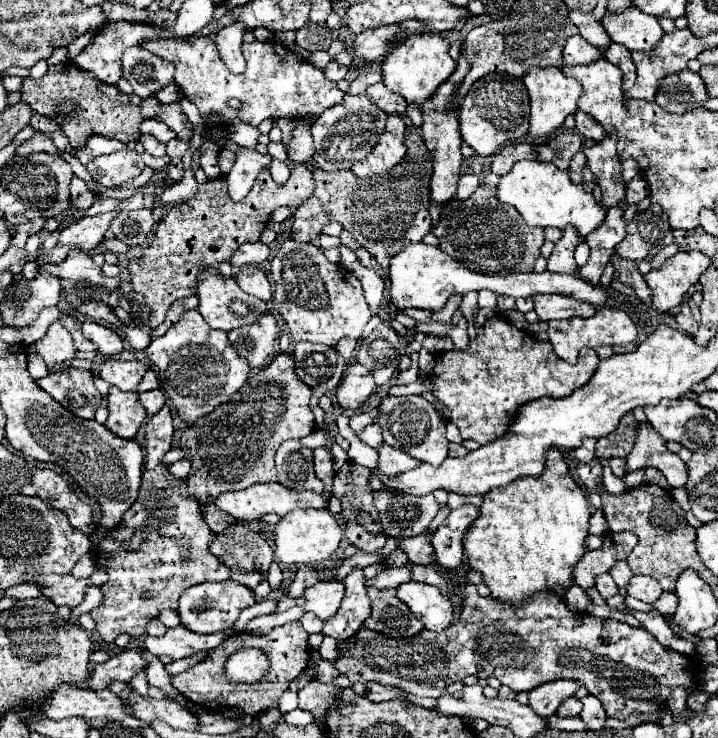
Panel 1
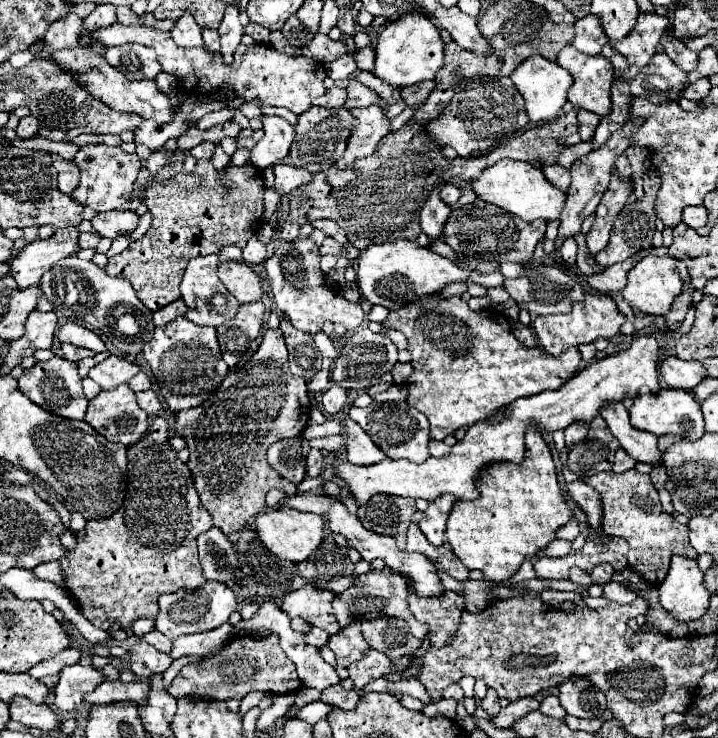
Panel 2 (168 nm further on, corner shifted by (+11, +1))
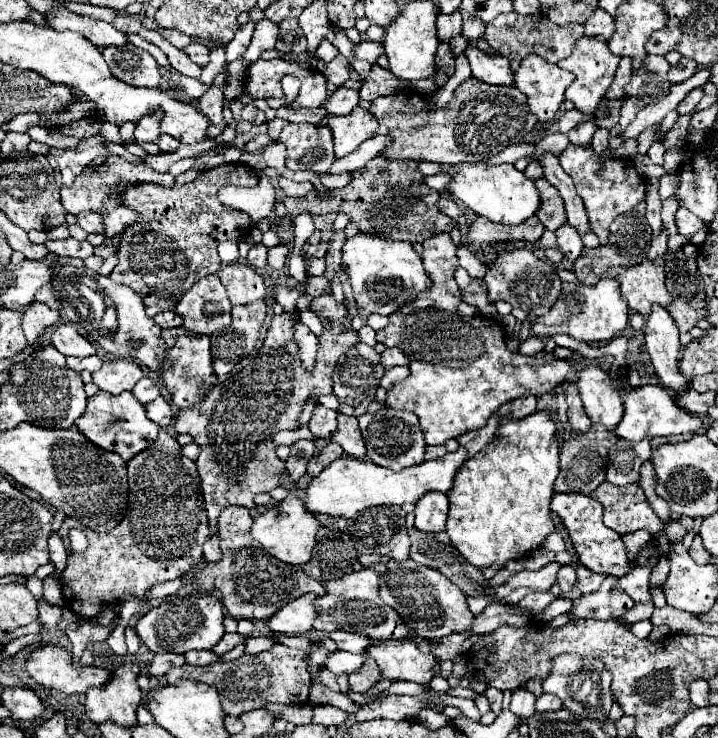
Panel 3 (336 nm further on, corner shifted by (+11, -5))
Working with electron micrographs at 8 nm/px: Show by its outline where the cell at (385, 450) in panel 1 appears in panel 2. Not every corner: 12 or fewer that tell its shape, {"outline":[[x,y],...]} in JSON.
{"outline":[[346,419],[346,459],[374,465],[388,455]]}

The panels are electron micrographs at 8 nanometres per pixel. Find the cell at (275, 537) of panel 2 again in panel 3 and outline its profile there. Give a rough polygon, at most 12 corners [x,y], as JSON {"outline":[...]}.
{"outline":[[300,497],[254,519],[250,535],[276,559],[304,565],[318,519]]}

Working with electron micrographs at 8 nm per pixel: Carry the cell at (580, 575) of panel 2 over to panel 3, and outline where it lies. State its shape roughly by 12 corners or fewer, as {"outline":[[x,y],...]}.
{"outline":[[572,565],[558,571],[558,585],[562,591],[570,591],[576,581]]}

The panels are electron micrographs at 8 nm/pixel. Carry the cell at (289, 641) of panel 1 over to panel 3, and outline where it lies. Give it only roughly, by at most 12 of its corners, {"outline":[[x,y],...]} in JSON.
{"outline":[[274,645],[206,667],[174,667],[166,681],[216,687],[226,715],[268,703],[304,705],[302,649]]}

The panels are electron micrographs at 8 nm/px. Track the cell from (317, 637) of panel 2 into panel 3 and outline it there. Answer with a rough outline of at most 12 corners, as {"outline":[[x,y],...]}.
{"outline":[[328,653],[326,667],[336,675],[358,673],[364,655]]}

